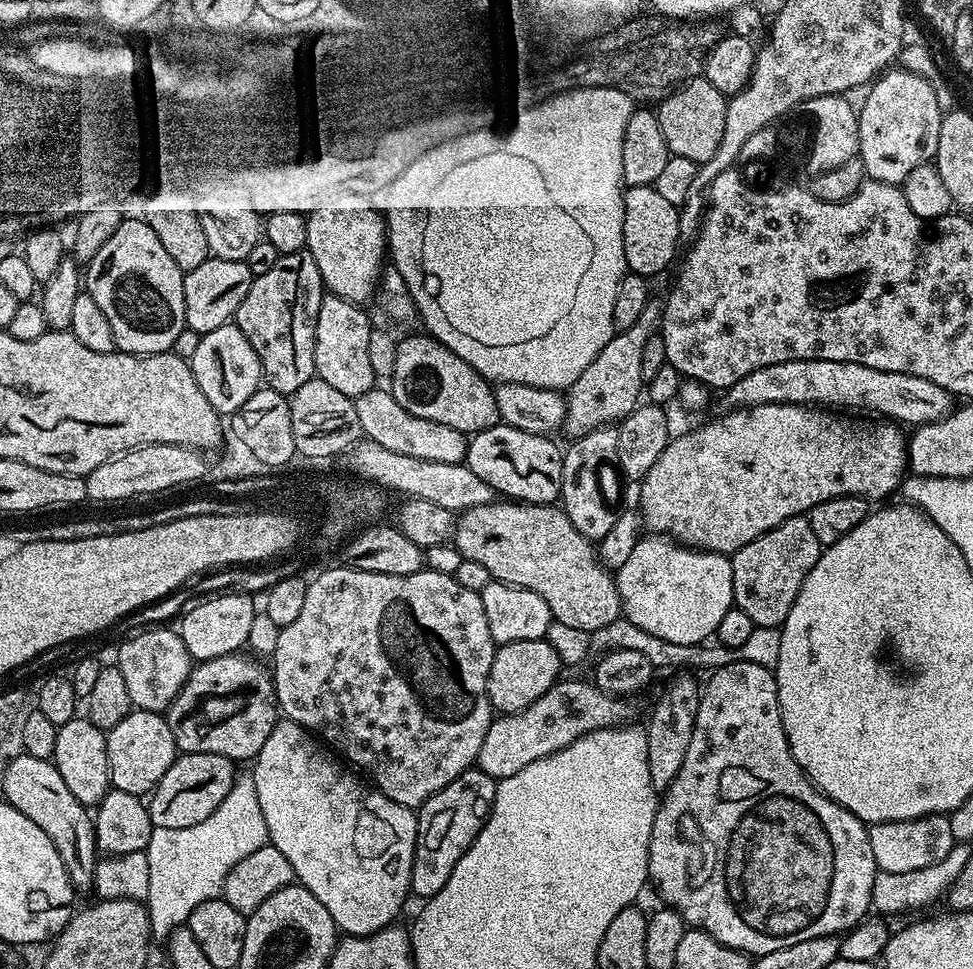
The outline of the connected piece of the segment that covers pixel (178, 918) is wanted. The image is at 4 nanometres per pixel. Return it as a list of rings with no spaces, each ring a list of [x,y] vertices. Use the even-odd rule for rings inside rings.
[[[237,775],[234,786],[226,798],[222,798],[222,806],[206,818],[206,822],[198,822],[198,826],[186,826],[178,830],[169,828],[153,828],[152,837],[146,853],[149,860],[149,894],[146,899],[148,917],[152,927],[152,940],[167,941],[173,928],[187,925],[194,906],[202,906],[202,902],[215,900],[223,893],[226,874],[242,858],[254,854],[263,844],[269,843],[266,830],[266,818],[262,818],[262,806],[258,806],[258,790],[254,786],[251,775]]]

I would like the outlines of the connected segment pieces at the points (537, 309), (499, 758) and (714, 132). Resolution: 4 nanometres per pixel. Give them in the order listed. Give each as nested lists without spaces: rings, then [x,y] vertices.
[[[573,88],[571,91],[565,91],[559,95],[553,95],[551,98],[541,99],[536,102],[532,108],[523,111],[520,115],[513,117],[515,125],[512,131],[508,131],[507,135],[487,135],[485,137],[464,139],[459,143],[440,145],[430,149],[429,152],[422,154],[416,161],[411,162],[386,189],[386,195],[383,197],[384,208],[386,213],[386,231],[388,233],[387,251],[390,253],[391,263],[396,271],[402,274],[402,278],[408,287],[408,295],[412,297],[412,303],[416,306],[418,320],[425,324],[427,335],[433,336],[438,342],[442,342],[450,350],[454,350],[454,354],[458,354],[458,358],[462,358],[470,366],[474,366],[474,370],[478,370],[478,374],[483,376],[489,382],[496,384],[525,384],[526,386],[534,386],[535,388],[550,388],[553,390],[567,390],[572,387],[574,382],[578,382],[578,378],[582,374],[582,370],[586,370],[586,366],[590,366],[590,362],[594,362],[594,358],[598,358],[598,354],[602,354],[602,350],[606,346],[606,342],[610,342],[616,332],[614,326],[614,298],[618,294],[618,286],[622,282],[622,278],[628,272],[628,263],[626,262],[626,250],[624,249],[624,151],[622,150],[622,142],[626,134],[626,122],[630,122],[630,118],[634,115],[634,101],[627,94],[615,92],[595,92],[593,88]]]
[[[561,678],[557,680],[554,687],[546,690],[546,694],[542,694],[542,698],[538,698],[538,702],[526,706],[526,710],[500,714],[493,719],[492,725],[486,730],[486,738],[482,742],[478,766],[498,782],[510,778],[510,774],[518,774],[518,770],[530,766],[530,762],[538,762],[543,756],[549,756],[570,746],[575,740],[586,734],[603,728],[614,728],[631,721],[628,719],[632,716],[632,708],[628,704],[631,703],[627,699],[609,696],[595,682],[588,681],[587,684],[584,680]]]
[[[697,78],[679,85],[659,102],[656,109],[654,115],[662,126],[662,138],[671,155],[690,158],[699,166],[712,157],[714,150],[718,150],[726,122],[728,100],[721,92],[714,90],[708,80]]]

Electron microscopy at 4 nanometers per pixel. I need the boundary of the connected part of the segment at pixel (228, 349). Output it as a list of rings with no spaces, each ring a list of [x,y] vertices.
[[[234,322],[203,333],[190,363],[198,390],[206,394],[206,402],[210,402],[210,406],[214,406],[214,410],[221,414],[236,412],[242,402],[246,402],[246,398],[250,398],[262,386],[258,354],[254,354],[254,346],[246,342],[246,334],[242,334]]]

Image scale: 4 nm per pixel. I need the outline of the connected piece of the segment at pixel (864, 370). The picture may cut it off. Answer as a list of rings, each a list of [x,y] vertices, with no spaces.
[[[795,360],[794,362],[778,362],[774,366],[762,366],[762,370],[754,370],[746,374],[734,386],[726,389],[729,409],[753,408],[763,404],[803,404],[805,406],[824,406],[833,404],[836,408],[870,408],[881,412],[881,417],[901,425],[919,426],[931,420],[941,420],[954,407],[951,392],[942,390],[935,382],[926,382],[926,378],[914,378],[914,374],[898,374],[890,370],[874,370],[870,366],[862,366],[858,362],[826,362],[825,360]]]

